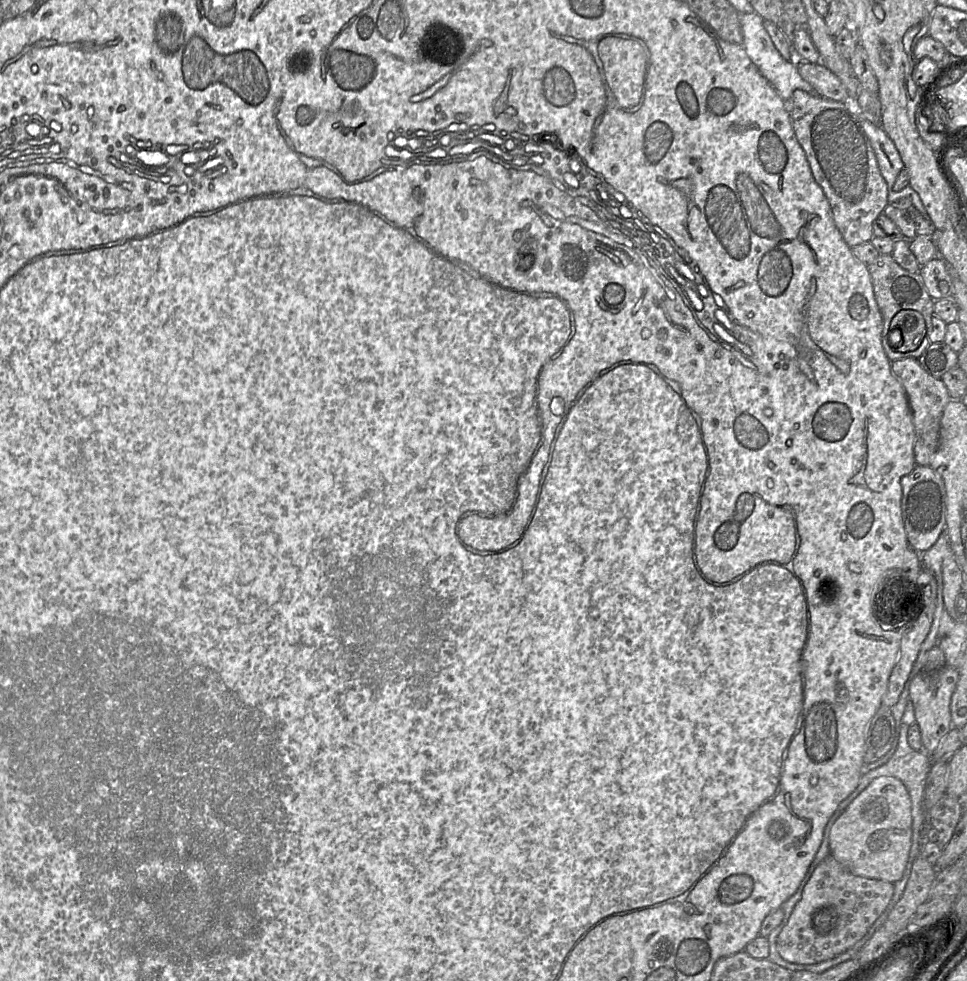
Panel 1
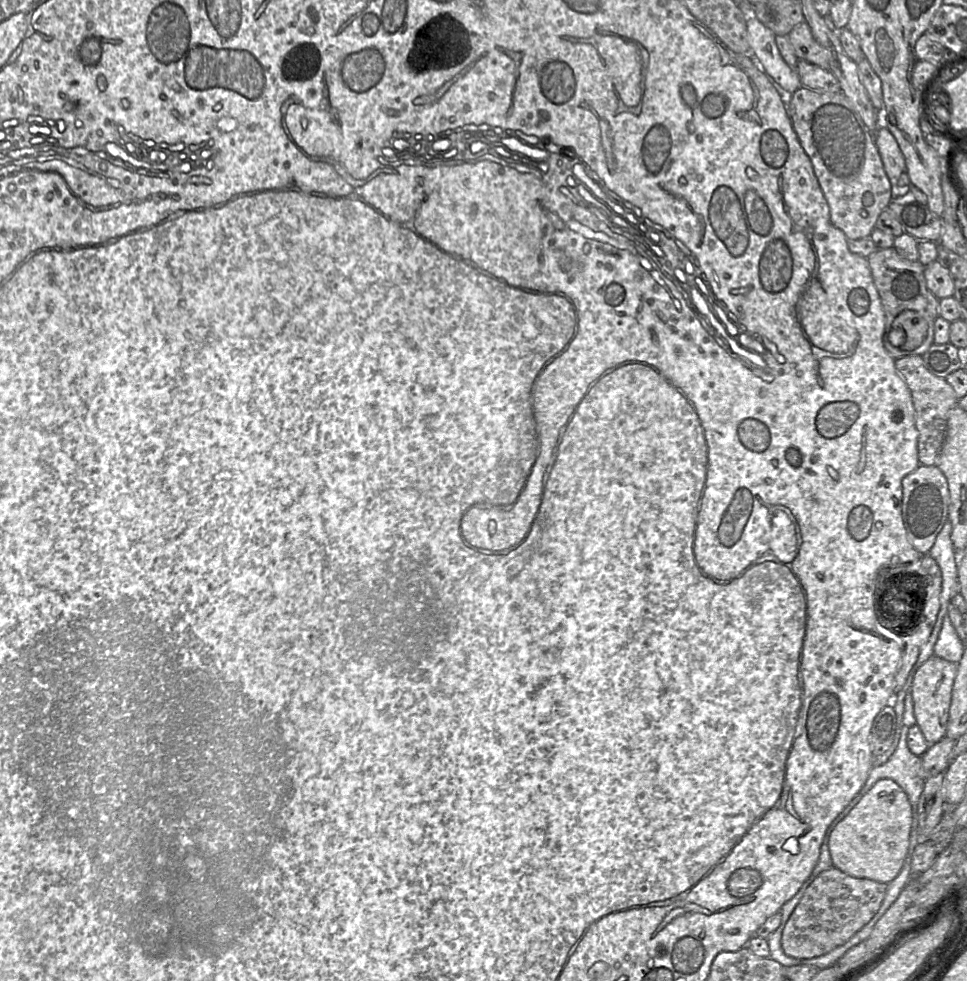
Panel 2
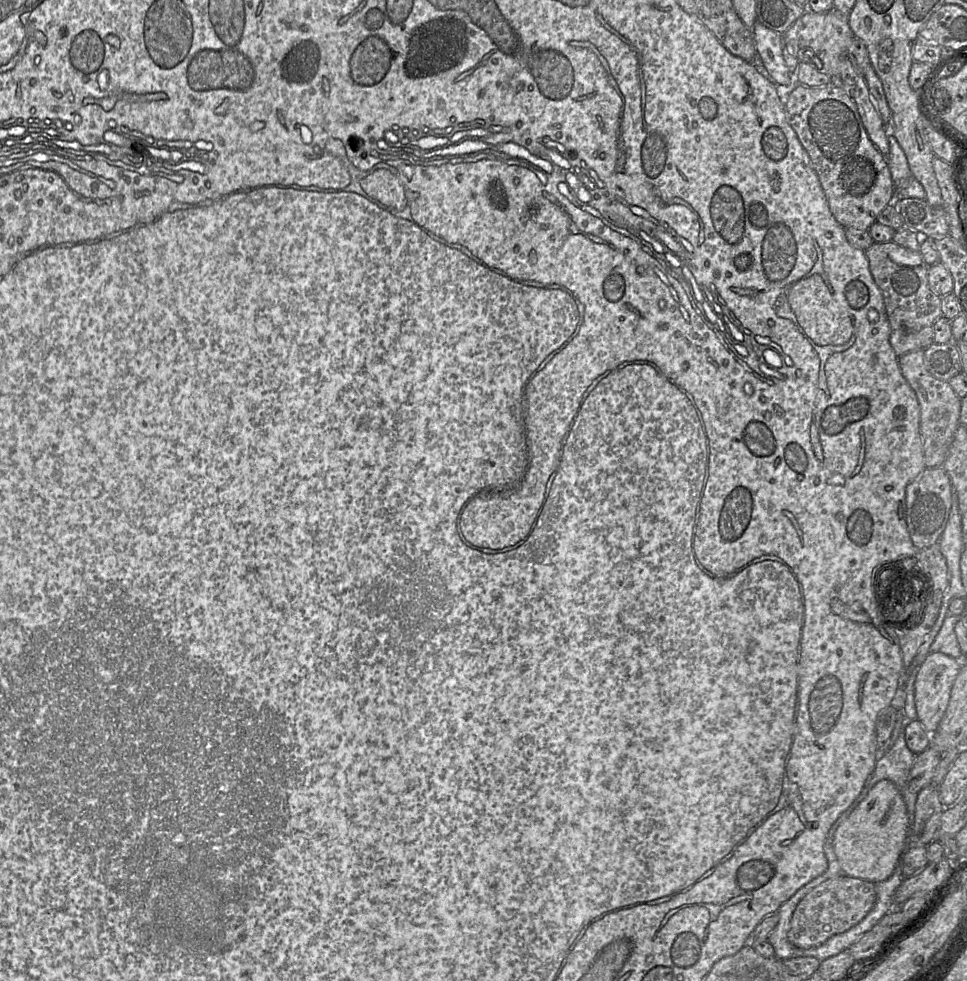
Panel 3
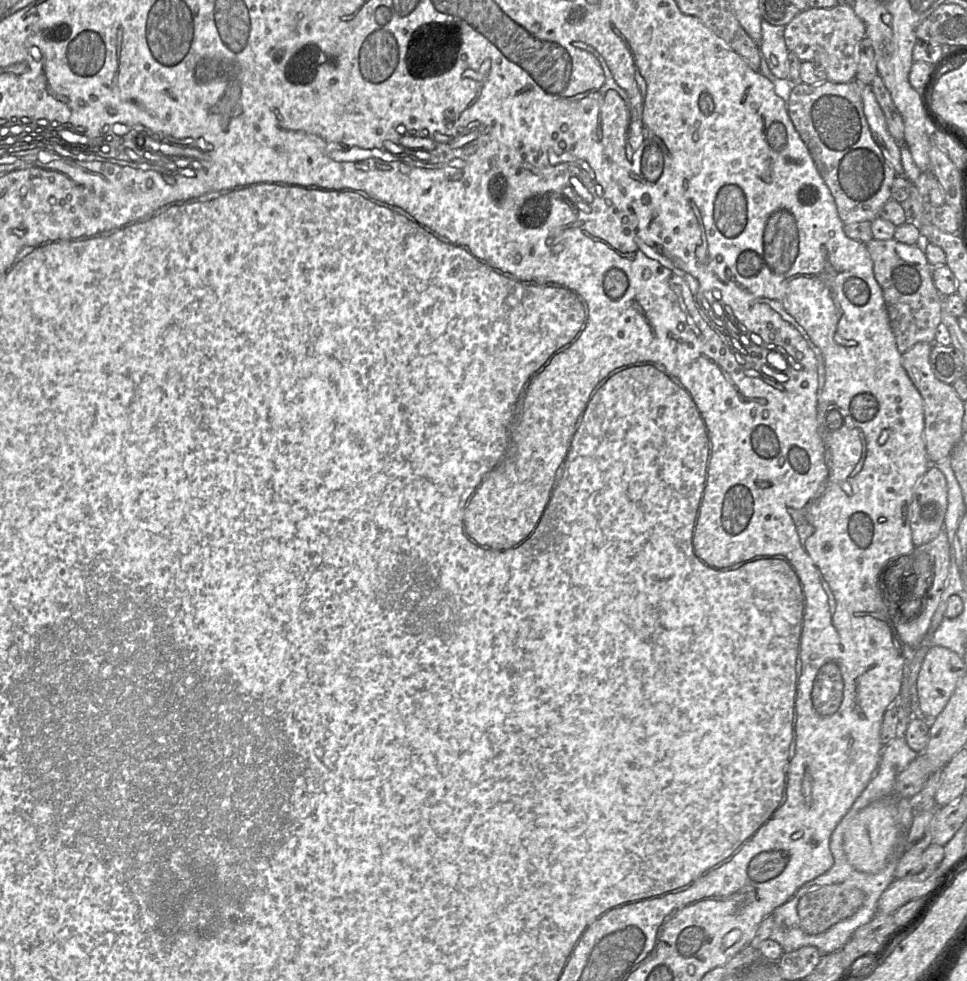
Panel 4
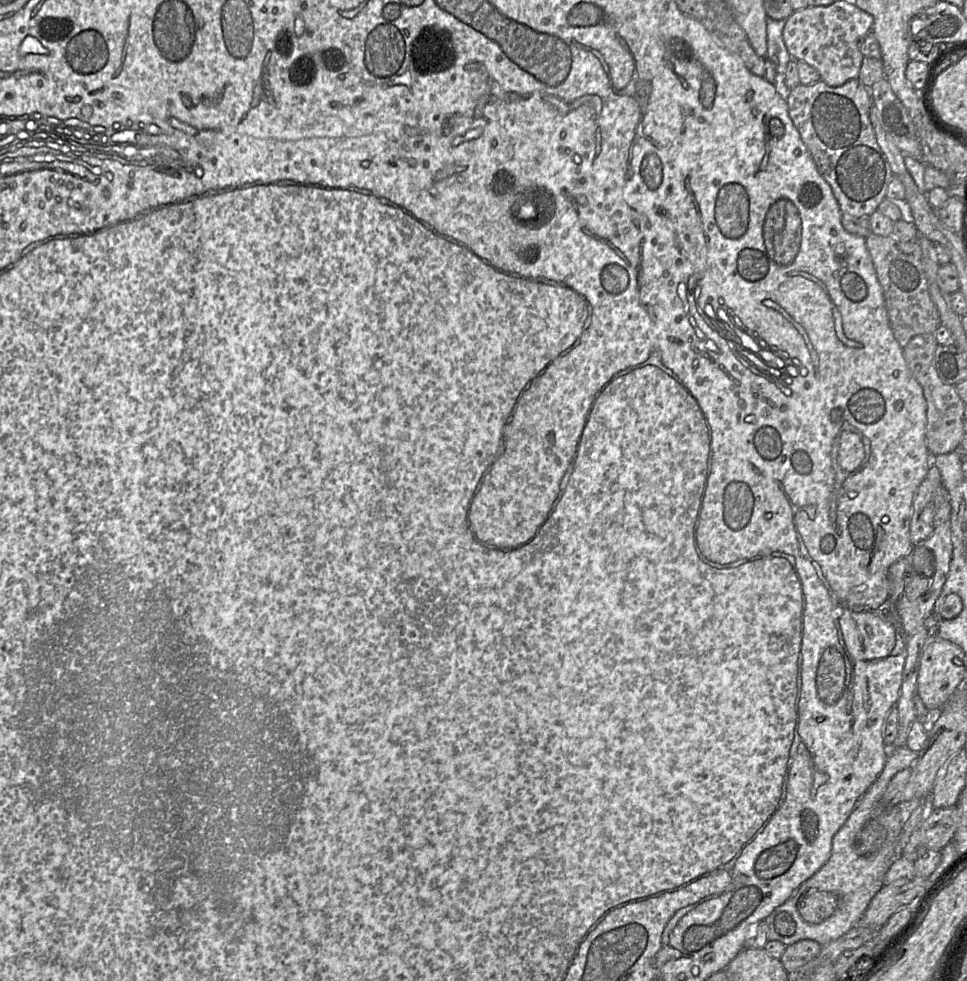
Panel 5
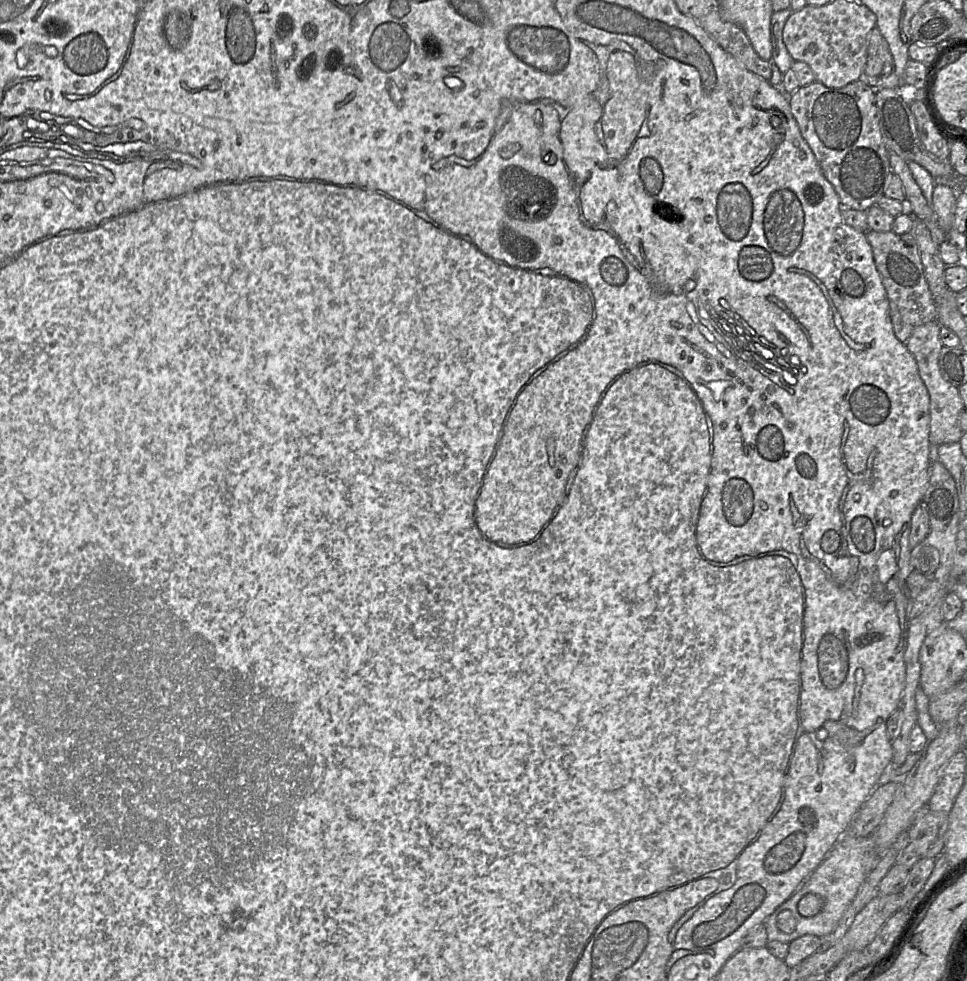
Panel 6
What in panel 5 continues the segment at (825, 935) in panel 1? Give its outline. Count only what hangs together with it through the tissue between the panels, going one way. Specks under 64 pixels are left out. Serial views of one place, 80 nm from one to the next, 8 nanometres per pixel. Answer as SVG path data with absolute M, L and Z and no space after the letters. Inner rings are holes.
M810 889L797 903L797 909L804 921L812 924L822 923L837 908L837 896L832 892Z

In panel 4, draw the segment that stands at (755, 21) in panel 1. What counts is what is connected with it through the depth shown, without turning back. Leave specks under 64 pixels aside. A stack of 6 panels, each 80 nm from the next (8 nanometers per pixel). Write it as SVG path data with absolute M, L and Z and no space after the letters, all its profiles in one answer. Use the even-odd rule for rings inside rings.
M762 19L759 50L771 73L780 80L788 80L788 49L784 41L784 27L773 26Z

